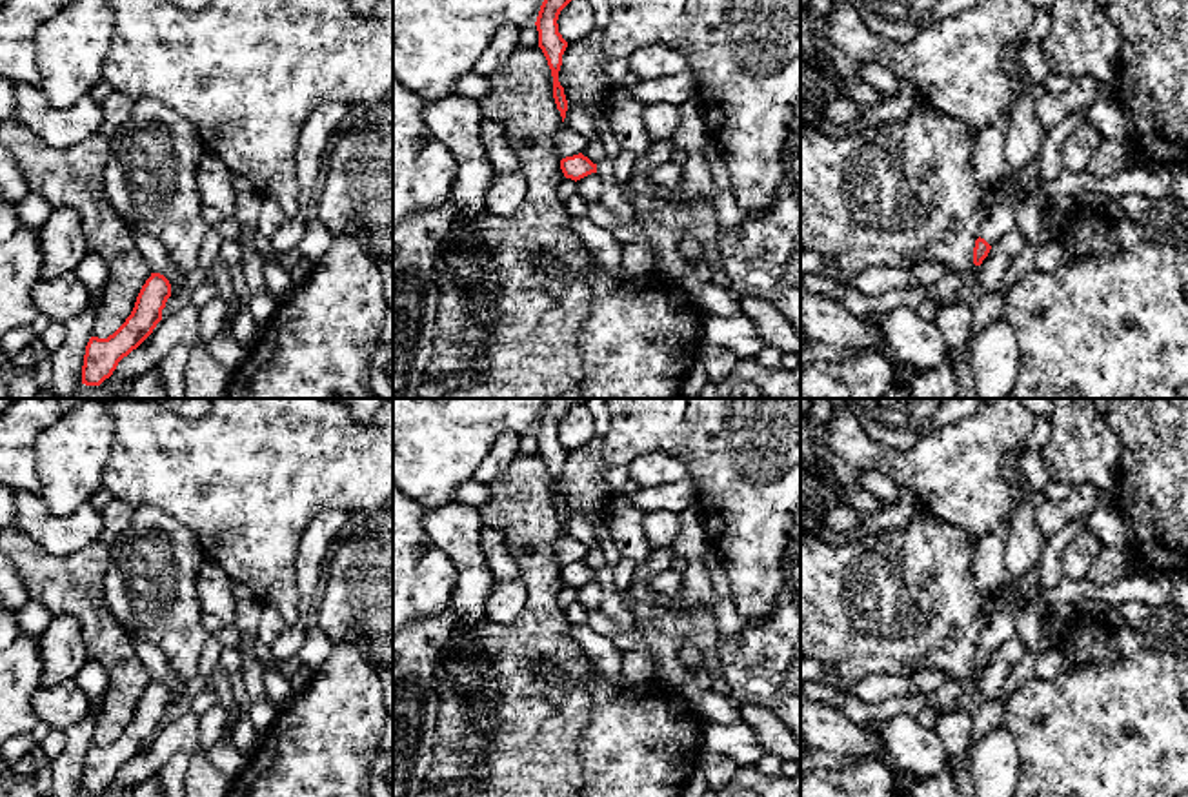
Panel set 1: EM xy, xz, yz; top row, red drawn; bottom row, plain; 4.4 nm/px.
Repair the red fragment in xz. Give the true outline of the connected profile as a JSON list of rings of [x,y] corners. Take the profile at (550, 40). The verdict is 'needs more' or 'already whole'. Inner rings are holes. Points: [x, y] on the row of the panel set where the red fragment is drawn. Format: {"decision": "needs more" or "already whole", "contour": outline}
{"decision": "already whole", "contour": [[[544,0],[537,16],[537,31],[539,31],[539,47],[542,49],[548,66],[553,76],[553,98],[557,109],[560,111],[562,122],[568,111],[568,100],[564,95],[564,87],[559,82],[559,71],[562,66],[562,55],[568,47],[568,42],[559,33],[559,15],[571,0]]]}

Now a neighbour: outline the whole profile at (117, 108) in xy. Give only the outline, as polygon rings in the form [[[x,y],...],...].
[[[113,89],[111,95],[100,104],[104,120],[100,133],[111,136],[131,115],[135,98]]]

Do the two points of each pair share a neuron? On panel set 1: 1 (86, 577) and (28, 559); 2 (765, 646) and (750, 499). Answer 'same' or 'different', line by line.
1: same
2: different

